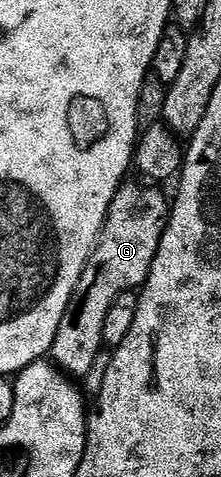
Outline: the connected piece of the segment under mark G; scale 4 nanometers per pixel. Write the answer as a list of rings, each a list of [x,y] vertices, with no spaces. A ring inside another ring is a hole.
[[[129,182],[119,186],[117,194],[110,201],[102,229],[92,243],[94,251],[88,254],[78,272],[56,323],[58,331],[55,334],[53,331],[48,346],[49,357],[70,376],[86,374],[93,368],[110,305],[129,282],[138,284],[145,278],[162,239],[162,227],[168,217],[167,195],[165,198],[154,187],[157,185],[141,186],[138,182]]]

